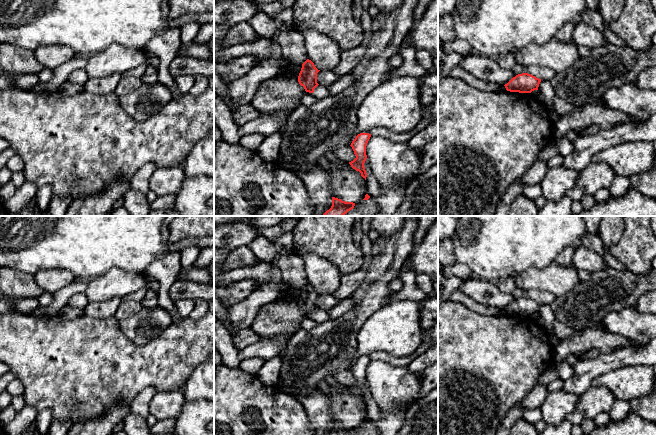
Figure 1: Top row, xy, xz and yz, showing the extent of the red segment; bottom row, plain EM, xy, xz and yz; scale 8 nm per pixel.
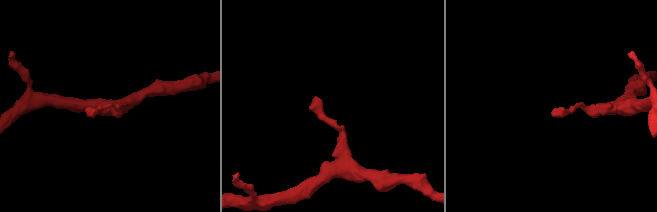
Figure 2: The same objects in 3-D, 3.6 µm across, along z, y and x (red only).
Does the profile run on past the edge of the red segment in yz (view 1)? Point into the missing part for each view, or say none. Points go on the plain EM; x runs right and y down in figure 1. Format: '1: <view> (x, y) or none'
1: none

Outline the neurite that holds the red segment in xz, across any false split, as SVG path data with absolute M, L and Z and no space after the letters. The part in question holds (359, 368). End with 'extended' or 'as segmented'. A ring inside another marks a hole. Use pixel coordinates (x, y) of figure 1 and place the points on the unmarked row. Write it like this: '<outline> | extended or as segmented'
M360 357L358 358L355 363L351 367L351 371L354 375L356 382L349 386L351 391L356 395L361 397L361 400L366 404L367 397L364 391L364 387L367 383L366 379L366 370L371 361L369 357Z | as segmented

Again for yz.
M522 297L513 301L504 310L510 316L531 317L534 314L538 314L540 306L541 303L528 297Z | as segmented

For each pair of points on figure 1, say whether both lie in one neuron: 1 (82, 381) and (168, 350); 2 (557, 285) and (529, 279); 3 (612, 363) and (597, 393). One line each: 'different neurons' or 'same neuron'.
1: same neuron
2: same neuron
3: different neurons

